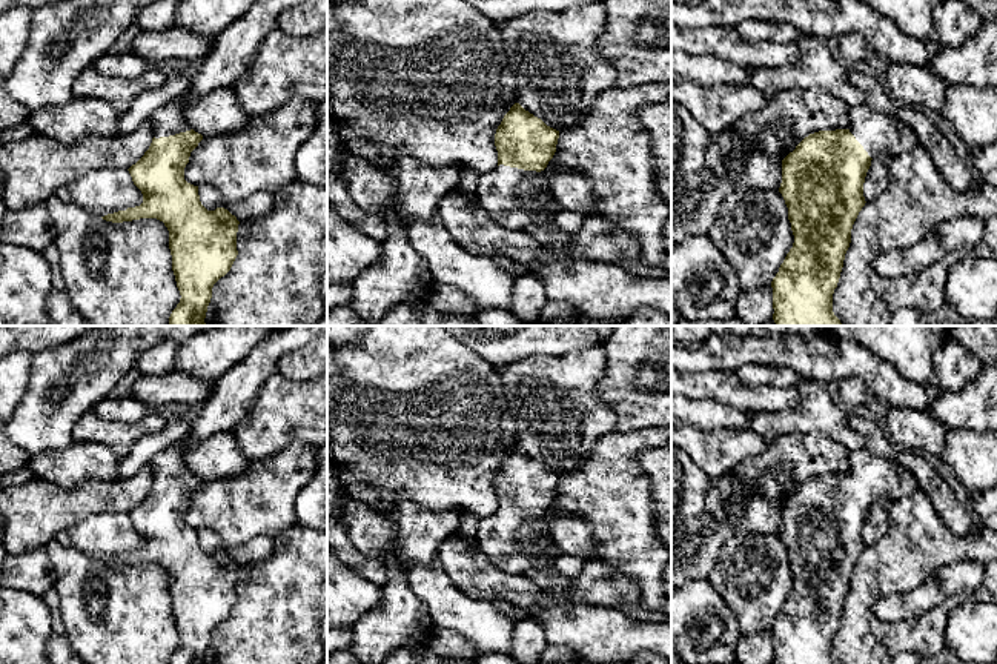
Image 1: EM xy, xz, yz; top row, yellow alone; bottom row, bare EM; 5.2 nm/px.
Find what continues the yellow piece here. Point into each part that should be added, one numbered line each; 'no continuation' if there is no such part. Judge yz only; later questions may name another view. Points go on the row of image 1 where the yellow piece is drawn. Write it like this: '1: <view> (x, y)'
1: yz (879, 132)

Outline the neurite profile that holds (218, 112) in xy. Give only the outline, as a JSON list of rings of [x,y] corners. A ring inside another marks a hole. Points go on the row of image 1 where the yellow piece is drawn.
[[[220,88],[204,97],[183,97],[181,103],[189,126],[203,138],[238,132],[250,120],[232,88]]]

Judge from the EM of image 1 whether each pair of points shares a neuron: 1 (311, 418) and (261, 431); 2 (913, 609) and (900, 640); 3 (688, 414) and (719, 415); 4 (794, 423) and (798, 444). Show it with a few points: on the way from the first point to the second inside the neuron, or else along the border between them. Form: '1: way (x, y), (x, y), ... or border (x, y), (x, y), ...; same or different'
1: way (298, 418), (277, 418), (274, 421); same
2: border (942, 601), (907, 620), (882, 621), (874, 615); different
3: way (696, 414), (712, 415); same
4: border (771, 435), (821, 432), (831, 440); different

